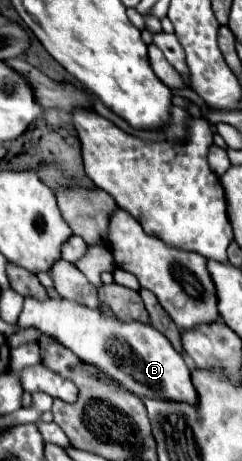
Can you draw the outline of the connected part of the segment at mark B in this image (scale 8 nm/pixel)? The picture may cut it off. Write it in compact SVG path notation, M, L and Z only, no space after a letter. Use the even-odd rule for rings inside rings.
M26 297L24 309L16 323L16 329L22 327L38 327L42 333L56 337L82 361L100 367L140 397L178 401L190 407L198 407L198 393L192 385L190 369L186 367L178 351L174 351L172 343L152 325L142 325L138 321L110 321L104 319L98 309L88 309L66 299L50 297L46 301L38 301L34 297Z

